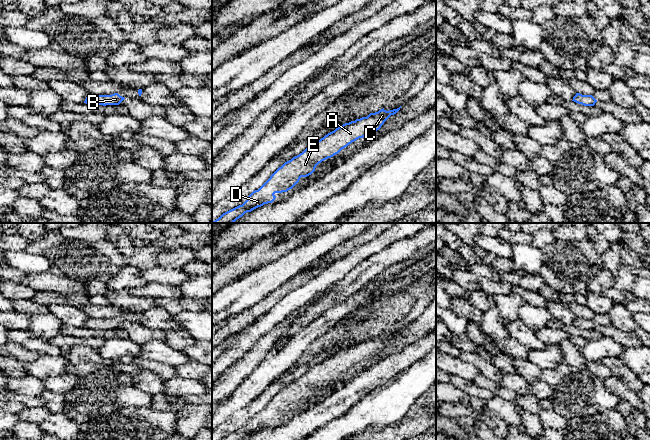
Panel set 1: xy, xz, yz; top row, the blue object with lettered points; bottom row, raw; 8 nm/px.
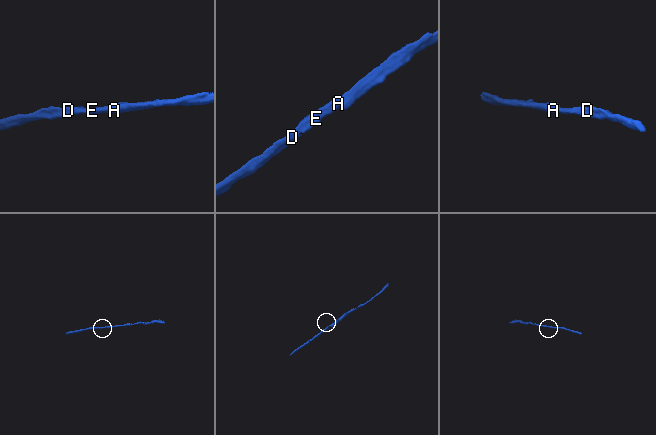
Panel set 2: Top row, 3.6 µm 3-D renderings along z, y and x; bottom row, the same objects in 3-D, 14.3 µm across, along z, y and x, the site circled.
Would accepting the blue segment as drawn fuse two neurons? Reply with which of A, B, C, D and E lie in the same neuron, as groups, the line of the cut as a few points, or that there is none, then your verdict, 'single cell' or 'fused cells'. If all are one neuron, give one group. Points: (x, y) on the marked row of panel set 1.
A B C D E; no cut; single cell

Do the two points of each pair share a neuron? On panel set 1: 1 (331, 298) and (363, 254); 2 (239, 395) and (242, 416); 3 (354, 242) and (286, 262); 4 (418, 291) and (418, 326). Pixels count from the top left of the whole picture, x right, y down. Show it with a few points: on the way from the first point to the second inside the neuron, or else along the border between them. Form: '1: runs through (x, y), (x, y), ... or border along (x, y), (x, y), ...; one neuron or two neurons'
1: border along (369, 257), (332, 286); two neurons
2: border along (260, 394), (247, 405), (233, 412), (222, 422); two neurons
3: border along (354, 235), (337, 244), (314, 261); two neurons
4: border along (425, 307), (413, 321), (401, 330); two neurons

